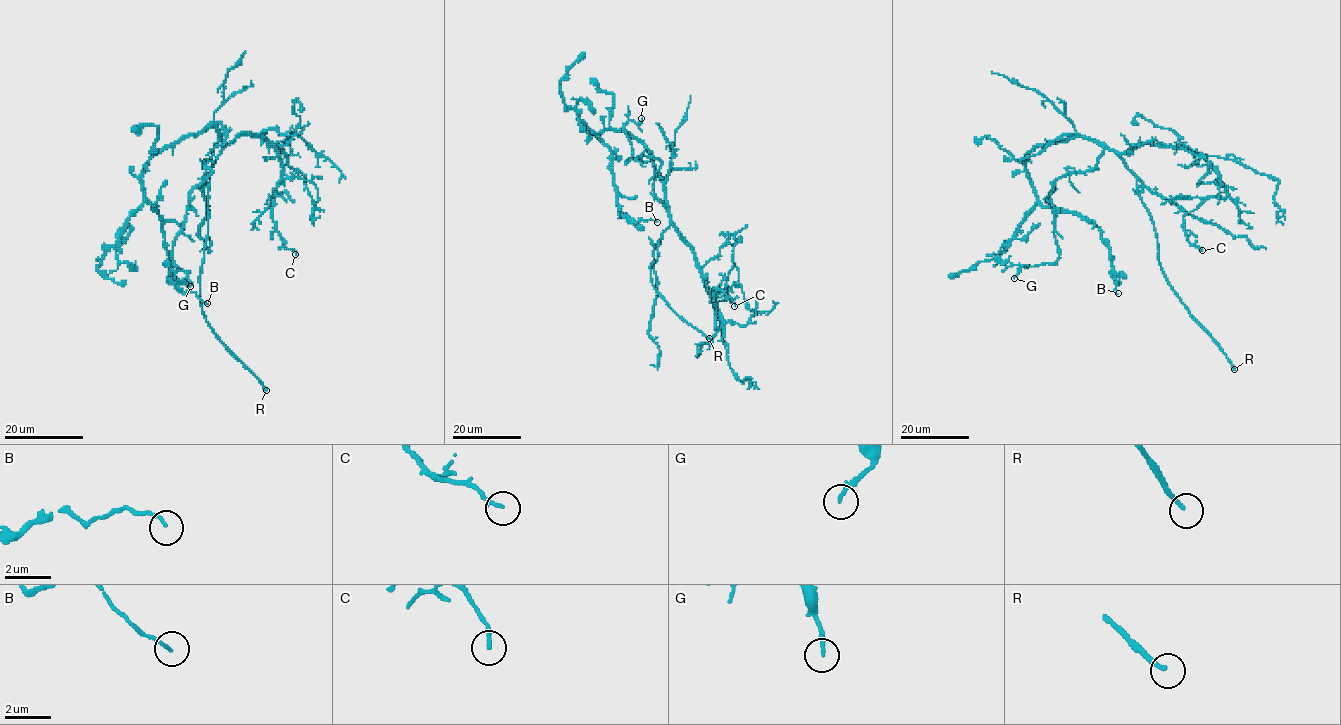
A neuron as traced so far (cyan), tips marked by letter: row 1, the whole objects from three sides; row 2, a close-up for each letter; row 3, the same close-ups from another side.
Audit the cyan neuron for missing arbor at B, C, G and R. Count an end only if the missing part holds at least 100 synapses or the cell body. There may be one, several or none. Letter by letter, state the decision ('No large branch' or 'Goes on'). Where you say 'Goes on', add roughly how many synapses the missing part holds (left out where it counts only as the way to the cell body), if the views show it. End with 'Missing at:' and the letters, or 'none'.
B: No large branch
C: No large branch
G: No large branch
R: Goes on
Missing at: R

